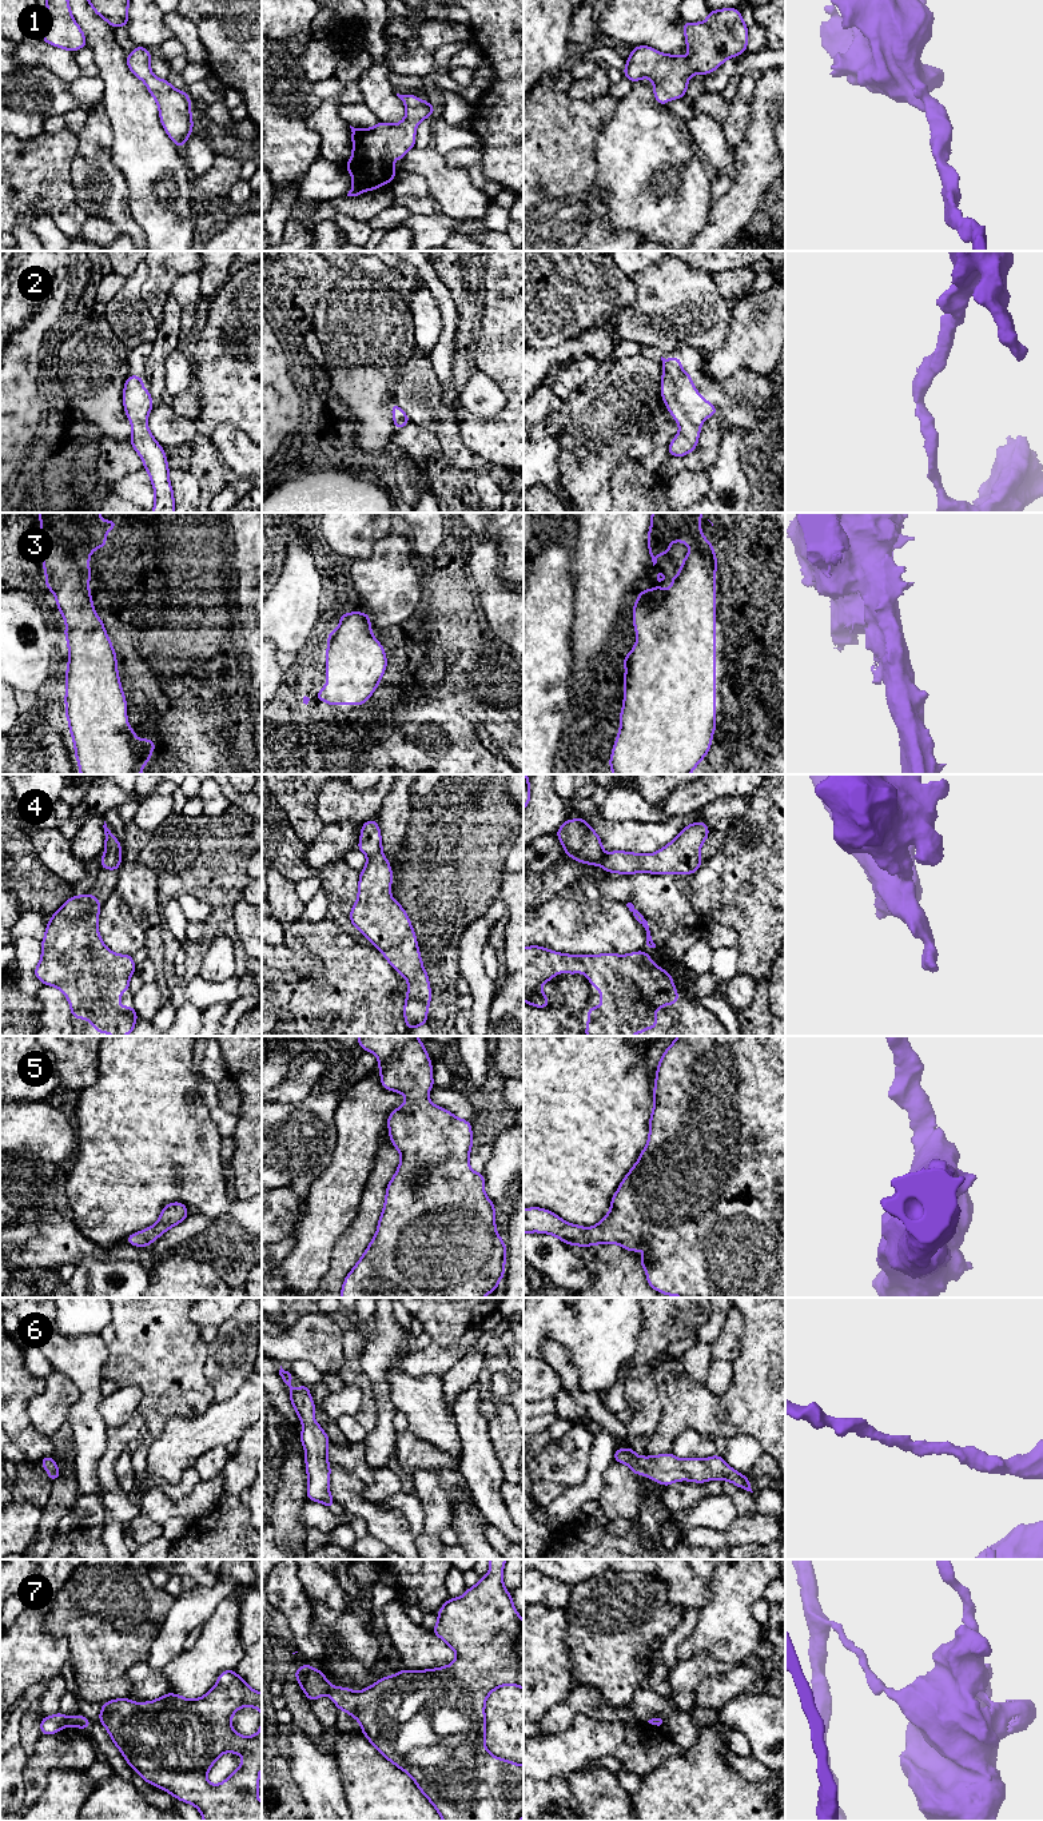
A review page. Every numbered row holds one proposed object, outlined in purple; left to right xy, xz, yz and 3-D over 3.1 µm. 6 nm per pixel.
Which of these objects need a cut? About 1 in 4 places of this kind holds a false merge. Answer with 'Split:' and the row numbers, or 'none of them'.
Split: 4, 7

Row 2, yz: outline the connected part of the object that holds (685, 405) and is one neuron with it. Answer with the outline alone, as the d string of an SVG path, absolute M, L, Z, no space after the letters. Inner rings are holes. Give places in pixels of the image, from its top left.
M661 356L661 360L664 364L661 397L680 425L678 434L669 443L668 451L669 455L684 457L696 449L702 422L716 415L717 409L700 397L700 391L693 387L692 376L680 367L681 359Z

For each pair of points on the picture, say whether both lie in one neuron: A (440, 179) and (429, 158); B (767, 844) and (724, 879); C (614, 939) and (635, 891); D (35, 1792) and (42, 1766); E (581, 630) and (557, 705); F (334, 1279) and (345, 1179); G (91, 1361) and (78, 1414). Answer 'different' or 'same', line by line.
A: same
B: same
C: different
D: same
E: different
F: different
G: same

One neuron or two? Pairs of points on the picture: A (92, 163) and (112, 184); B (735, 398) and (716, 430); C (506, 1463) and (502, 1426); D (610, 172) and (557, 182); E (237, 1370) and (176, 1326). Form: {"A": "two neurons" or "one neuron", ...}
{"A": "one neuron", "B": "two neurons", "C": "one neuron", "D": "two neurons", "E": "two neurons"}

